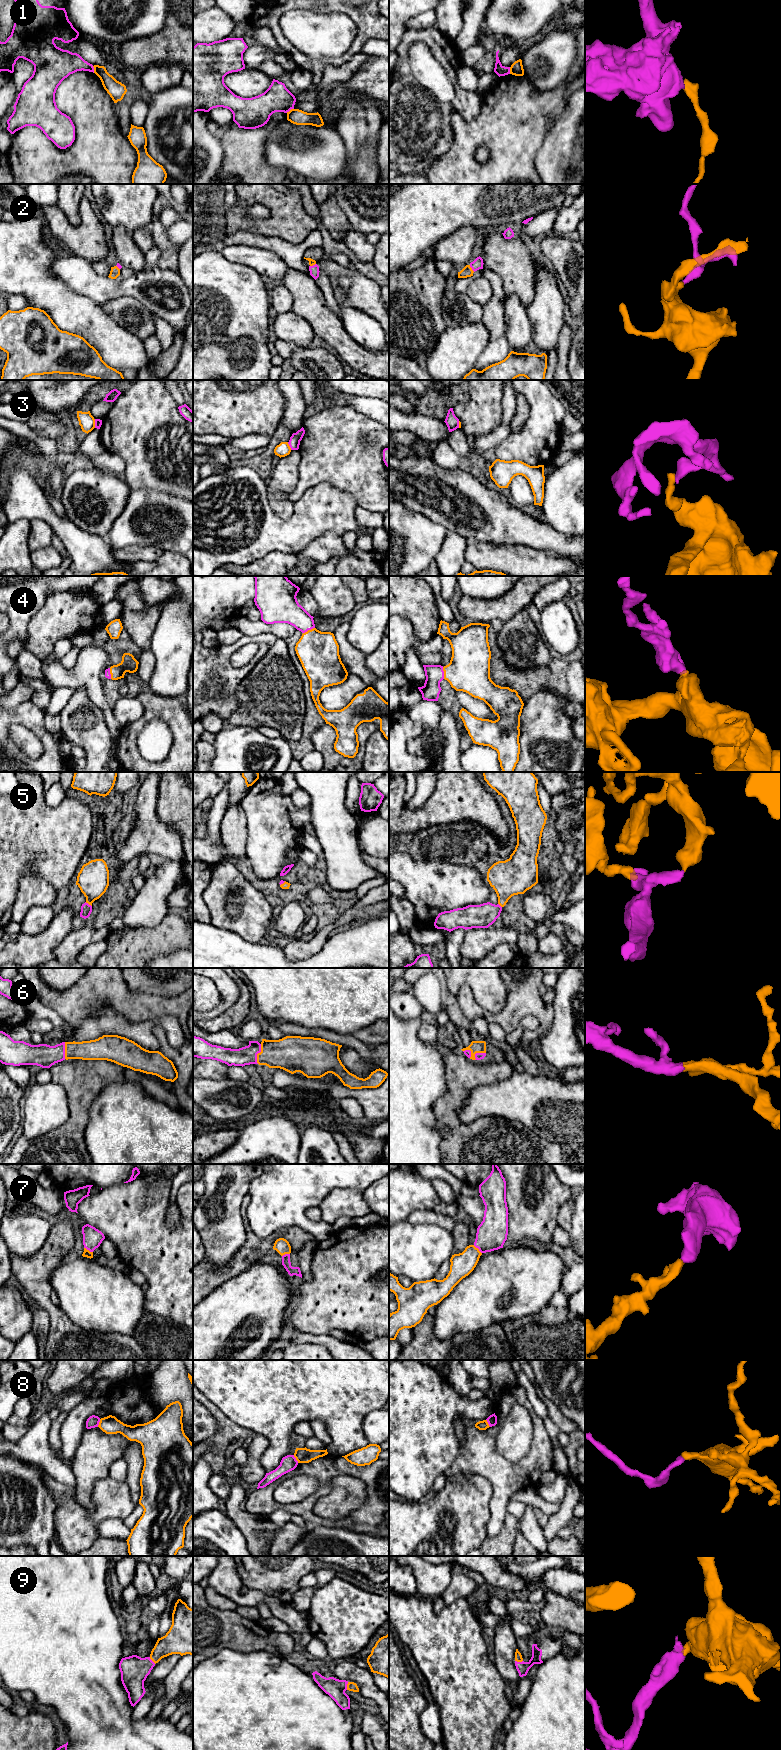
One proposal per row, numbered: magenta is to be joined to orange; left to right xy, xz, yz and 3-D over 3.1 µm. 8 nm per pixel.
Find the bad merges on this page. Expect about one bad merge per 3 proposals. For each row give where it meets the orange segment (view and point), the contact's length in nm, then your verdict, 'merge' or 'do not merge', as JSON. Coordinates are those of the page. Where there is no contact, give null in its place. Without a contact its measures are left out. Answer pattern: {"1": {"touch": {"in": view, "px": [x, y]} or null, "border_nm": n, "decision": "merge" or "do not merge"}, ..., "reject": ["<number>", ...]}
{"1": {"touch": {"in": "xz", "px": [290, 110]}, "border_nm": 70, "decision": "do not merge"}, "2": {"touch": {"in": "yz", "px": [471, 268]}, "border_nm": 70, "decision": "merge"}, "3": {"touch": {"in": "xy", "px": [94, 423]}, "border_nm": 70, "decision": "do not merge"}, "4": {"touch": {"in": "xz", "px": [308, 630]}, "border_nm": 110, "decision": "merge"}, "5": {"touch": {"in": "xy", "px": [88, 903]}, "border_nm": 70, "decision": "merge"}, "6": {"touch": {"in": "xz", "px": [257, 1054]}, "border_nm": 160, "decision": "merge"}, "7": {"touch": {"in": "yz", "px": [478, 1249]}, "border_nm": 100, "decision": "merge"}, "8": {"touch": {"in": "xy", "px": [99, 1423]}, "border_nm": 70, "decision": "do not merge"}, "9": {"touch": {"in": "xz", "px": [347, 1686]}, "border_nm": 70, "decision": "merge"}, "reject": ["1", "3", "8"]}

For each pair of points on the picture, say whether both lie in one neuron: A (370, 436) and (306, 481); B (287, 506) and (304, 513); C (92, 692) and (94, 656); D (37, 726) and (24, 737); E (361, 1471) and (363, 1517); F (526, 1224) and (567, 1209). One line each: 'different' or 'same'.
A: same
B: different
C: same
D: different
E: same
F: different

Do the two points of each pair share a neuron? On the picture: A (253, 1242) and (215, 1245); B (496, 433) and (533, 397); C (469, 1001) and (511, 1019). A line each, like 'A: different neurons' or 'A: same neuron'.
A: different neurons
B: different neurons
C: same neuron

